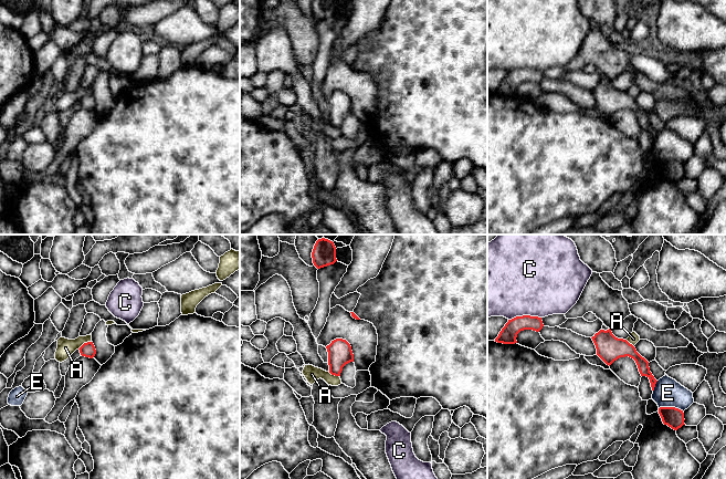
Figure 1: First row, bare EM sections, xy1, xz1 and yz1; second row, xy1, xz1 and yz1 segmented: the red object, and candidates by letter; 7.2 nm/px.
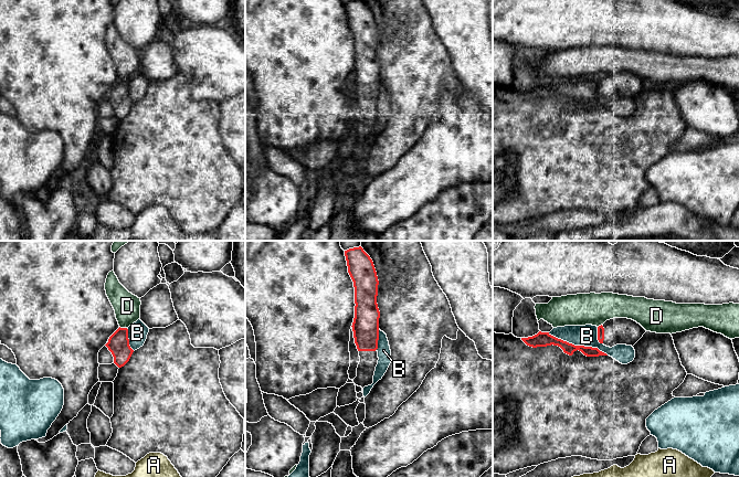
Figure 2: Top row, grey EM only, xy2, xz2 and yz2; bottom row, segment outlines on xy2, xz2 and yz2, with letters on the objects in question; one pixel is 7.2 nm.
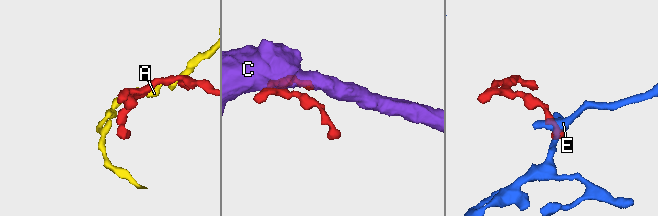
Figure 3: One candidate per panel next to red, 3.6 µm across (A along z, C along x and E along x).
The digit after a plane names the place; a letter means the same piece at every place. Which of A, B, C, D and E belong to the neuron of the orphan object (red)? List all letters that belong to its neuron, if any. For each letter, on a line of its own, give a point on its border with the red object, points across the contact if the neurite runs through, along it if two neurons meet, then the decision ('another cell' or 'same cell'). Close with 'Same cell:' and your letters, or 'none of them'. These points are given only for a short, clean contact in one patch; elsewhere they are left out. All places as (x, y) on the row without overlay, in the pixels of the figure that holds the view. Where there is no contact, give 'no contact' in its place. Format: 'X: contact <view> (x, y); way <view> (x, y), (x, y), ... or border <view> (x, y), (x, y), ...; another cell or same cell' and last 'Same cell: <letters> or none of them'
A: contact xy1 (84, 95); border xy1 (91, 93), (84, 94), (77, 101); another cell
B: contact yz2 (578, 98); border yz2 (548, 85), (574, 97), (597, 99), (608, 107); another cell
C: contact yz1 (524, 68); another cell
D: contact xy2 (123, 81); another cell
E: contact yz1 (671, 159); border yz1 (659, 159), (677, 159), (683, 163); another cell
Same cell: none of them

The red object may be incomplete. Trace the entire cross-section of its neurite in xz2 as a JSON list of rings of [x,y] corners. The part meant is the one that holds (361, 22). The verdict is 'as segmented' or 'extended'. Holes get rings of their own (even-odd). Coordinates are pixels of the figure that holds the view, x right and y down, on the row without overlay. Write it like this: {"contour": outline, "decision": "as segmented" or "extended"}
{"contour": [[[362,0],[345,3],[348,25],[355,40],[355,71],[352,84],[360,115],[353,136],[362,141],[373,136],[378,117],[380,64],[377,56],[378,29],[370,9]]], "decision": "extended"}

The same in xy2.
{"contour": [[[118,81],[108,92],[105,97],[114,109],[114,116],[122,120],[130,112],[134,103],[129,98],[128,82]]], "decision": "as segmented"}

